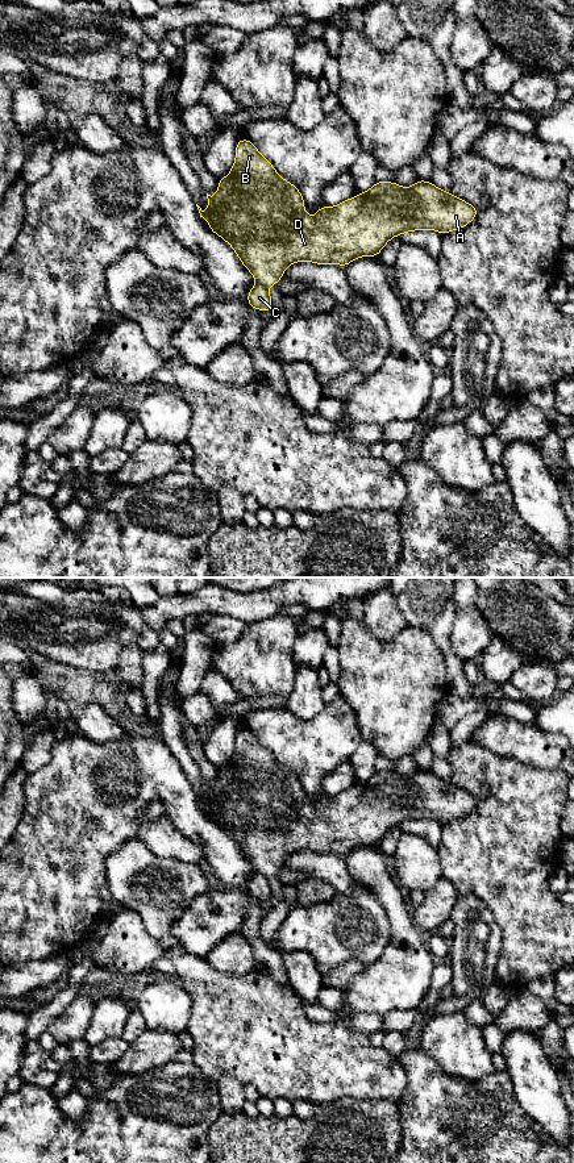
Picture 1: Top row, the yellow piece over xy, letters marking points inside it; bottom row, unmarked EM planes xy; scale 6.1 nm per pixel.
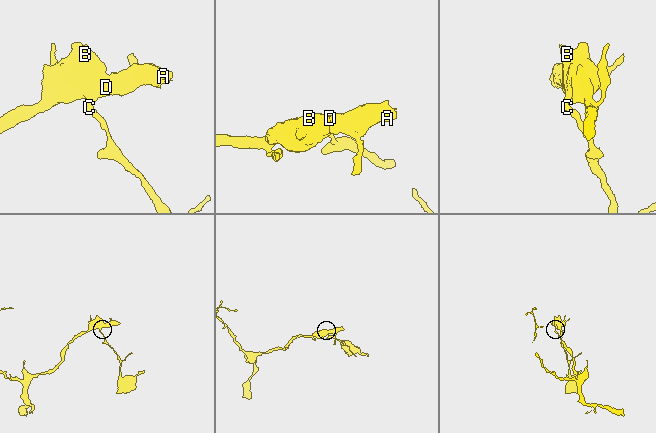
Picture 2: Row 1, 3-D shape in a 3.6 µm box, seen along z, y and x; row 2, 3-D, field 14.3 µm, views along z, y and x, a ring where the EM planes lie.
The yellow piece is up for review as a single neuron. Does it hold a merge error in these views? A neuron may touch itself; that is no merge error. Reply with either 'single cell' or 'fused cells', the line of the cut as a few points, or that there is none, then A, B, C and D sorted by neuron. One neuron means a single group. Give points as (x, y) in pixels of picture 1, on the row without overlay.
fused cells; cut xy (257, 871), (265, 876); groups A B D / C

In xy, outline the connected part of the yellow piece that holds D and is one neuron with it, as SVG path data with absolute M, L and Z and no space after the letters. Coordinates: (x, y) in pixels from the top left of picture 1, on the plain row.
M250 729L237 731L229 764L217 770L217 784L207 783L209 797L203 801L196 793L200 806L211 812L208 817L233 837L255 871L265 876L276 874L291 853L308 850L346 856L355 847L379 845L392 826L404 821L430 818L444 825L462 818L478 803L471 793L419 768L409 778L377 771L365 783L332 797L321 796L313 805L305 804L300 780L275 760Z

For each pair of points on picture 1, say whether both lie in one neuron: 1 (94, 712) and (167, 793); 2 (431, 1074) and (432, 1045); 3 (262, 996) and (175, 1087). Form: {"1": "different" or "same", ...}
{"1": "different", "2": "different", "3": "different"}

